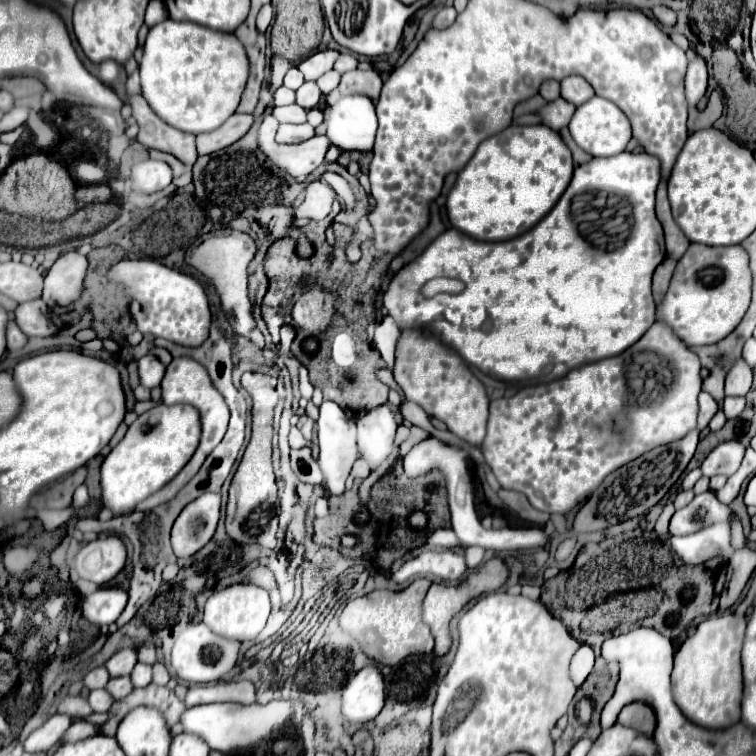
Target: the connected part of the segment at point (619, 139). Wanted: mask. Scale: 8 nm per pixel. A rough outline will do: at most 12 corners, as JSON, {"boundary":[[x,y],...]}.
{"boundary":[[592,97],[570,121],[592,157],[614,157],[632,137],[612,101]]}

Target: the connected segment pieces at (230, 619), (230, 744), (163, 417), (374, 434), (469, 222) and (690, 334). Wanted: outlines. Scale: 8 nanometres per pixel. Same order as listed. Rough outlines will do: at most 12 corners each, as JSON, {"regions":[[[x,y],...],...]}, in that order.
{"regions":[[[252,583],[214,591],[204,623],[226,639],[252,641],[270,615]],[[290,701],[186,709],[182,727],[214,751],[260,749],[288,723]],[[192,405],[142,413],[100,467],[114,515],[162,489],[200,443]],[[388,405],[358,419],[358,447],[376,469],[392,453],[398,423]],[[546,125],[484,139],[450,223],[480,241],[530,231],[572,179]],[[690,243],[656,317],[688,347],[730,335],[750,305],[740,245]]]}

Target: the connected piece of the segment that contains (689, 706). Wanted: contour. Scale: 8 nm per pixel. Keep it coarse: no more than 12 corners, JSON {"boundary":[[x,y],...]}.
{"boundary":[[708,617],[674,653],[696,725],[740,721],[746,619]]}

